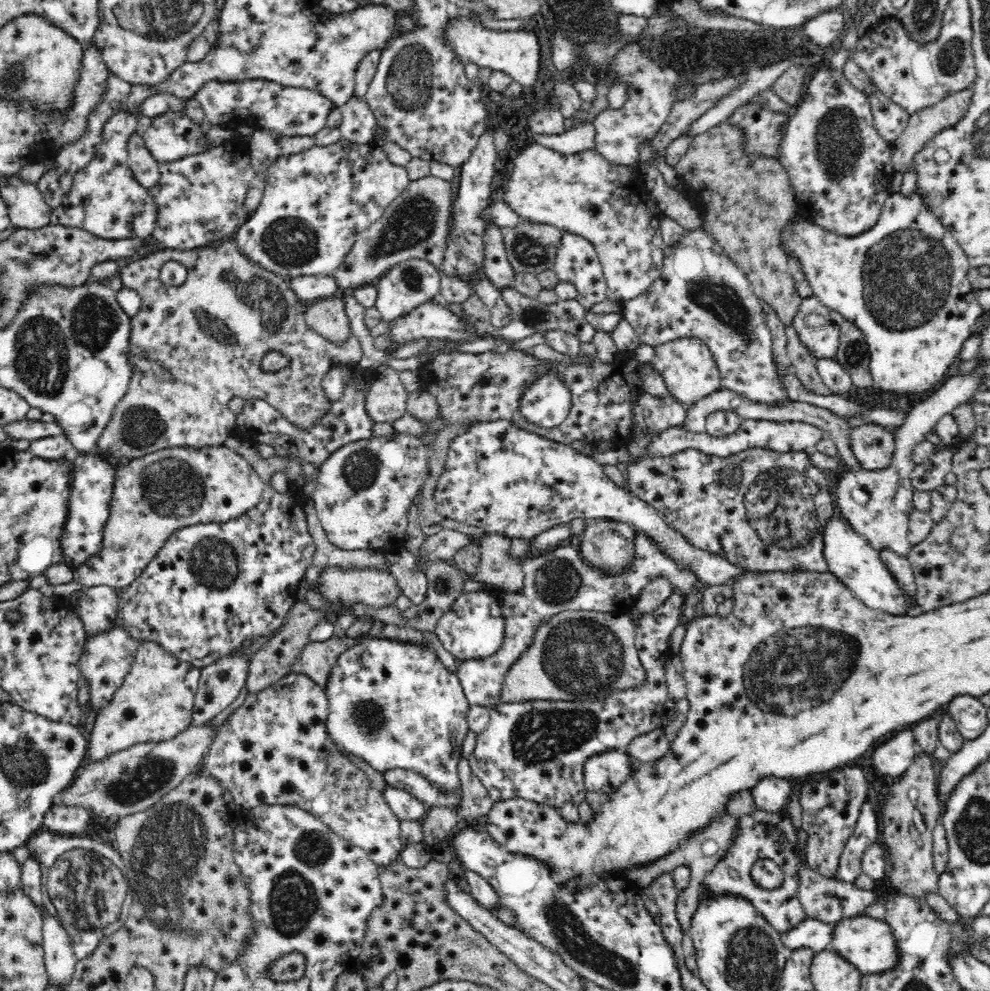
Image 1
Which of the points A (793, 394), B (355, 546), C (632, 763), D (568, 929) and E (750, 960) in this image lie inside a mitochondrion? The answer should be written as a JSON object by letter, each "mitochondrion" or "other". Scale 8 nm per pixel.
{"A":"other","B":"other","C":"other","D":"mitochondrion","E":"mitochondrion"}

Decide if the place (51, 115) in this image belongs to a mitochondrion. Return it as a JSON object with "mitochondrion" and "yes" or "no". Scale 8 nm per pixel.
{"mitochondrion":"no"}

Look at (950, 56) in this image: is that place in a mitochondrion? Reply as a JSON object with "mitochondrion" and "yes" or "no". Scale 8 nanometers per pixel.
{"mitochondrion":"yes"}

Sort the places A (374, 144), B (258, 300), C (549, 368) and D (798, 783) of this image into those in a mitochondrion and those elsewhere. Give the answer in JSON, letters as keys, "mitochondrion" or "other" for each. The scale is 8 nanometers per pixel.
{"A":"other","B":"mitochondrion","C":"other","D":"other"}

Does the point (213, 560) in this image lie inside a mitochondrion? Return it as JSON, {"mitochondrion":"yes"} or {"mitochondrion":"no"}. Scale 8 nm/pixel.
{"mitochondrion":"yes"}

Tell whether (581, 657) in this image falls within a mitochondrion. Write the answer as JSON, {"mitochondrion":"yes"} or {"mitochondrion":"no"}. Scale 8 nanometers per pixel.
{"mitochondrion":"yes"}

